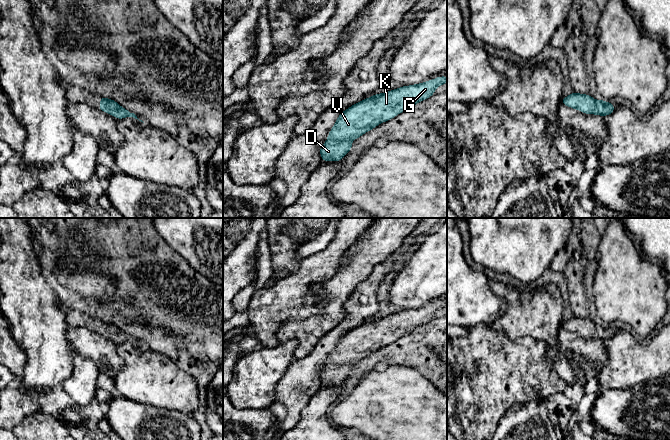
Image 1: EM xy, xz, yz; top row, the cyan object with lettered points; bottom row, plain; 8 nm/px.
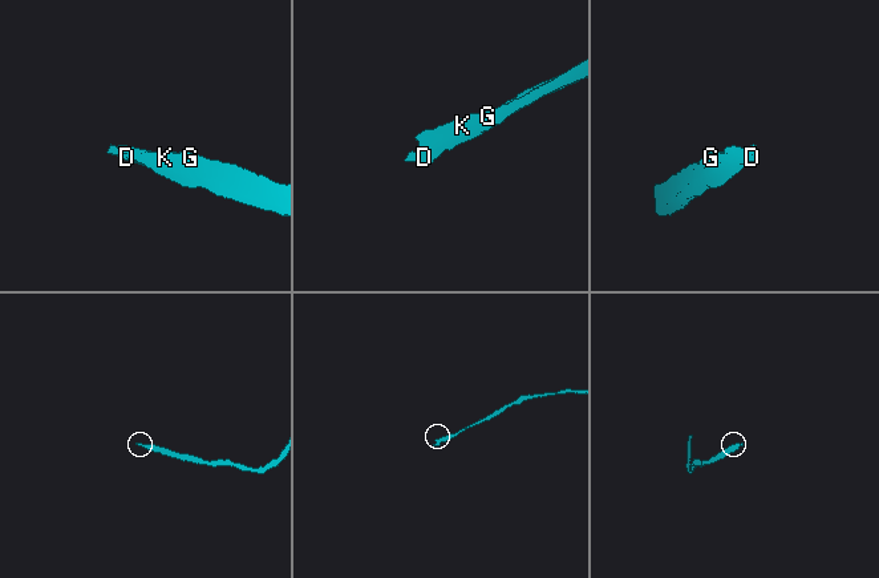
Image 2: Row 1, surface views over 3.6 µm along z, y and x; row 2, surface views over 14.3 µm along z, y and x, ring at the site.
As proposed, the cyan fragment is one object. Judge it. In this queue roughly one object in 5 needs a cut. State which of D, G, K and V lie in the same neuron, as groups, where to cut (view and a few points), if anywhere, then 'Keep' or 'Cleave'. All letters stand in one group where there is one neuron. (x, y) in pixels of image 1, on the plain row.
Groups: D G K V. No split. Keep

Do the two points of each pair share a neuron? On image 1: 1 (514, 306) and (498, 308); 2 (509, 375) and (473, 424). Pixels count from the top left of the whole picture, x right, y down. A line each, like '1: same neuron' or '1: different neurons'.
1: different neurons
2: same neuron

